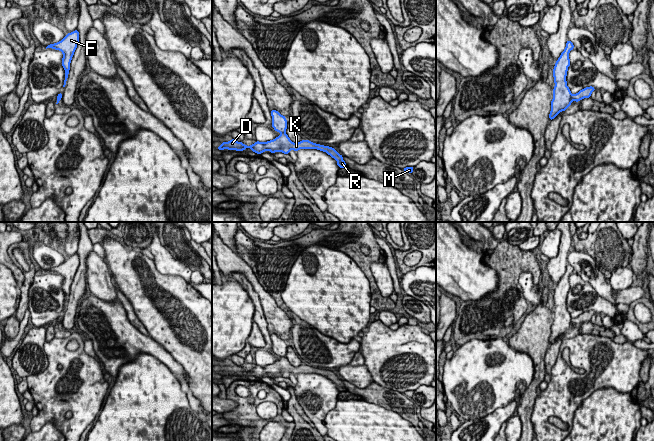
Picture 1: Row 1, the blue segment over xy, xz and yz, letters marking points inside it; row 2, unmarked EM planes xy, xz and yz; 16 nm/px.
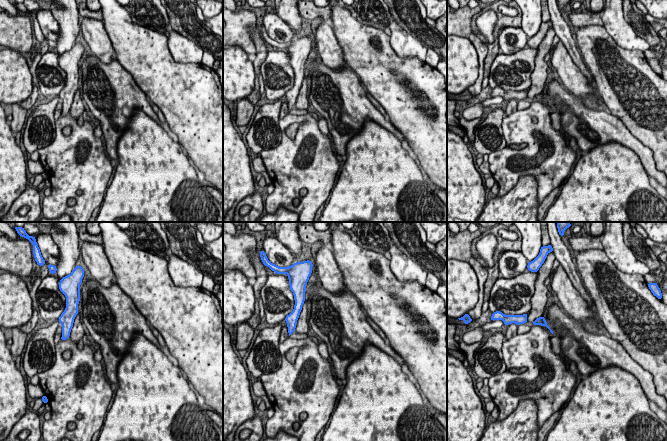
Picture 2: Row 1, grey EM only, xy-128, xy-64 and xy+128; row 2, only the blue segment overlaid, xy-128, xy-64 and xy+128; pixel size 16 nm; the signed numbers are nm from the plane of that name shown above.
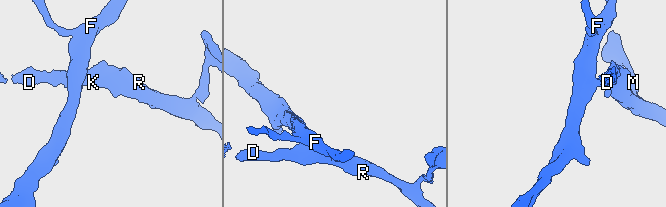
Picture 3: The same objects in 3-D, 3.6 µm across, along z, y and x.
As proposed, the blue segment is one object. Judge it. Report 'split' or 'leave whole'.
split

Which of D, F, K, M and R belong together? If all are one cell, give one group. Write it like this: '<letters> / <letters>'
D K M R / F

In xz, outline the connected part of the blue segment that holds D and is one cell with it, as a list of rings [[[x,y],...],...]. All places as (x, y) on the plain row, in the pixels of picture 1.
[[[282,357],[275,363],[267,365],[265,367],[256,365],[254,368],[247,370],[242,366],[231,363],[229,366],[222,366],[222,368],[217,371],[217,373],[220,375],[224,373],[244,375],[246,372],[250,372],[257,378],[261,378],[265,375],[270,375],[271,377],[282,376],[284,378],[289,378],[291,374],[297,376],[299,373],[317,373],[326,376],[328,379],[334,382],[337,385],[339,392],[347,391],[345,385],[343,384],[343,380],[340,379],[334,372],[316,368],[307,363],[302,364],[298,367],[294,367],[290,364],[286,357]]]

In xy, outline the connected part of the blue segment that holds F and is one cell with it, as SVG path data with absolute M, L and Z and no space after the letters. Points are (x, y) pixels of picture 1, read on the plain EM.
M74 254L73 256L68 257L61 265L54 268L49 268L46 271L46 273L52 272L55 274L59 274L63 277L62 290L65 294L65 303L63 311L65 311L66 309L66 305L68 303L68 298L70 294L70 287L78 267L79 267L79 256L78 254Z

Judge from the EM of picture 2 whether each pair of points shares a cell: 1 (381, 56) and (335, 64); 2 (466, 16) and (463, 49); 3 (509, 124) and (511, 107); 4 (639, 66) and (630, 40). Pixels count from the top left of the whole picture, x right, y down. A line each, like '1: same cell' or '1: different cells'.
1: different cells
2: different cells
3: different cells
4: different cells

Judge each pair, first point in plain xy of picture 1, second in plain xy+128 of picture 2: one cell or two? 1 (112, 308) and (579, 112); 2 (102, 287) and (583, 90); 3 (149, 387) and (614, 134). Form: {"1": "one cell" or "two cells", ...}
{"1": "one cell", "2": "one cell", "3": "two cells"}

